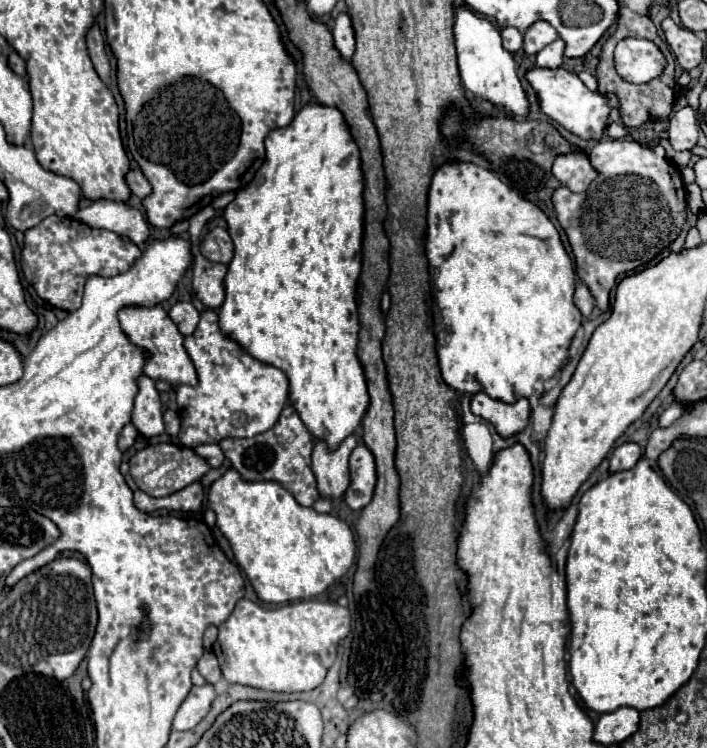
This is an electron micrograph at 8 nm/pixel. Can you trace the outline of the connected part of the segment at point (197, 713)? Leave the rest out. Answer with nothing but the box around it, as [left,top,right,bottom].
[172,684,216,730]

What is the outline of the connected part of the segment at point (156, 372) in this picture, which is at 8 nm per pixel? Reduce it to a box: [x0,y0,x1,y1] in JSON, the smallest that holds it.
[120,306,198,388]

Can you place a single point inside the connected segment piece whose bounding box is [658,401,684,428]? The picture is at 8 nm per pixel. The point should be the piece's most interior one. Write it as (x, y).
(670, 415)

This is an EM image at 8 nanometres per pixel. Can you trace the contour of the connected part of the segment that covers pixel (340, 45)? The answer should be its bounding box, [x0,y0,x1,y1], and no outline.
[332,14,354,60]

